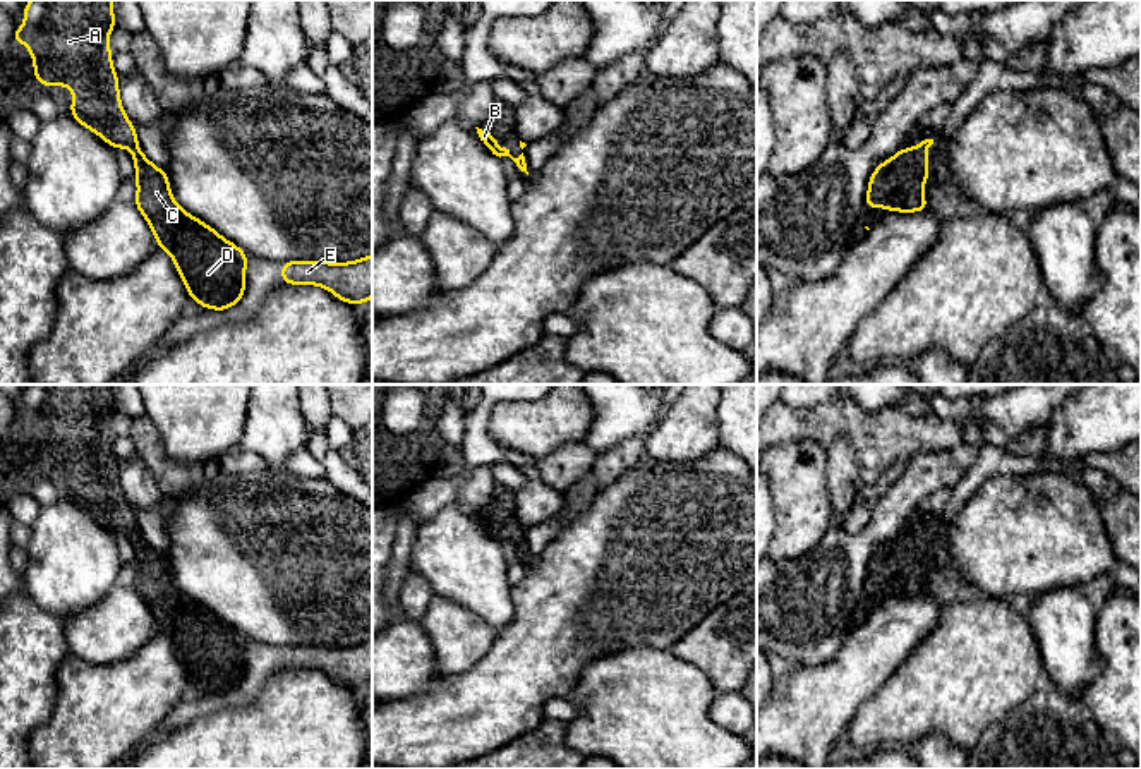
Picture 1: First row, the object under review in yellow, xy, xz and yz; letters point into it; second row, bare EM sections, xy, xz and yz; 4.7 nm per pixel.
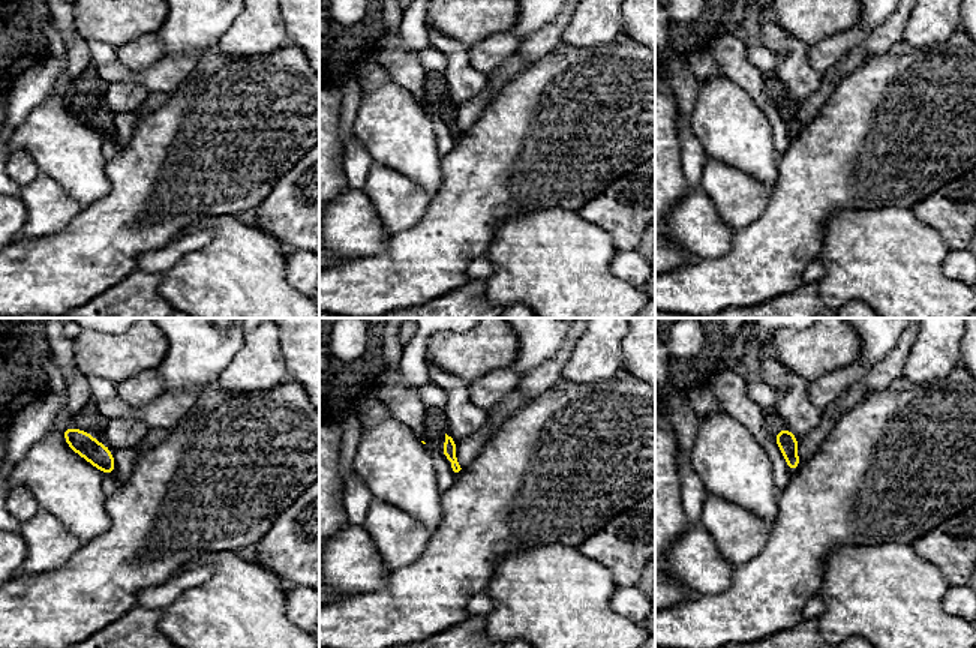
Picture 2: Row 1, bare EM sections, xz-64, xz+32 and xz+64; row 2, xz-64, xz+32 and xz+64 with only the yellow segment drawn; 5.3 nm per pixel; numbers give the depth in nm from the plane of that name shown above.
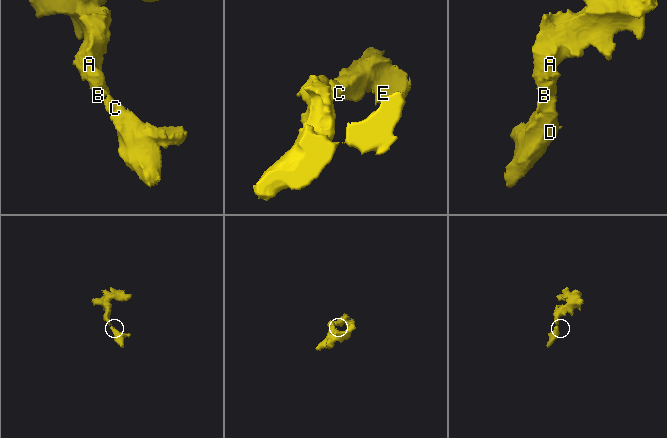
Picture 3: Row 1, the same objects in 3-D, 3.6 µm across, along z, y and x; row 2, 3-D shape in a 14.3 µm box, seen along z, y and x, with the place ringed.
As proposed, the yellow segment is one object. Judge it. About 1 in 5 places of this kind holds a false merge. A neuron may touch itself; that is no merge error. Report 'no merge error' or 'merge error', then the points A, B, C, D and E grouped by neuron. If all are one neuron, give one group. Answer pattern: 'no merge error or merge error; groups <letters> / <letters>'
no merge error; groups A B C D E

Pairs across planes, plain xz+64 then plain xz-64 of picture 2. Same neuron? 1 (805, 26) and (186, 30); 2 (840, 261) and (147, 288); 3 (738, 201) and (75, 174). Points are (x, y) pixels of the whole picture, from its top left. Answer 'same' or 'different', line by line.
1: different
2: different
3: different

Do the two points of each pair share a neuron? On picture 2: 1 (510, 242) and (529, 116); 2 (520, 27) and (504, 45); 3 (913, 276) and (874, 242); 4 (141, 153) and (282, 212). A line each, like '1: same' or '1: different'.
1: different
2: different
3: same
4: different

